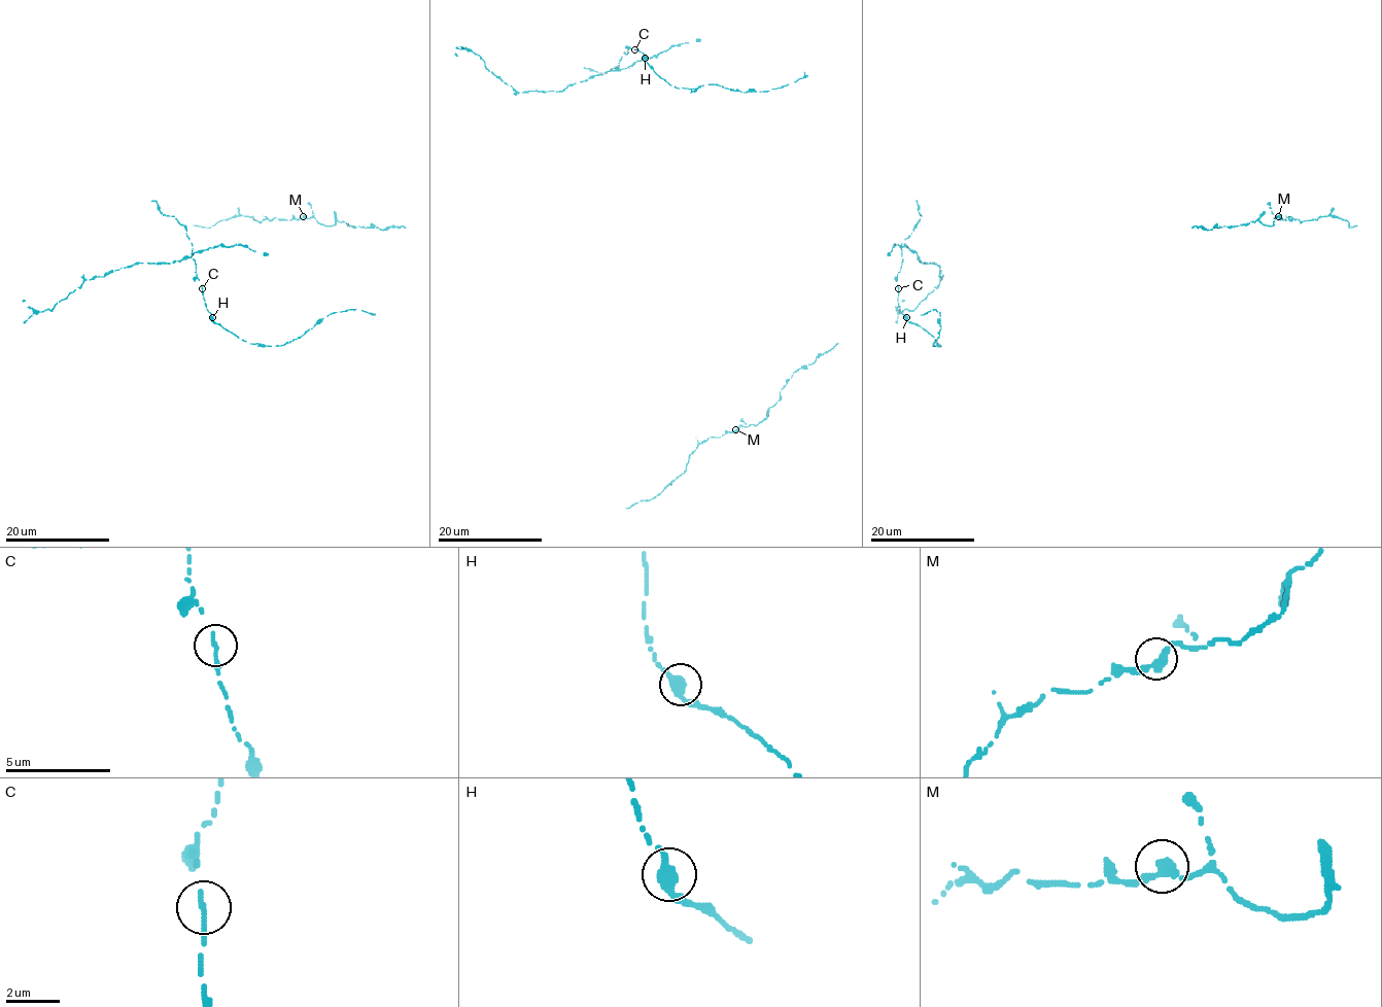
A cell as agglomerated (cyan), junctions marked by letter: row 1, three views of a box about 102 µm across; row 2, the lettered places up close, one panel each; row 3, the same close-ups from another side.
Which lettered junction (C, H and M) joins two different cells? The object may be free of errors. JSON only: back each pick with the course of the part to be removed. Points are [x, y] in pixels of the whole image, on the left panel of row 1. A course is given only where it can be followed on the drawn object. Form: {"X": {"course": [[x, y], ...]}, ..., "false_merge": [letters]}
{"false_merge": []}

